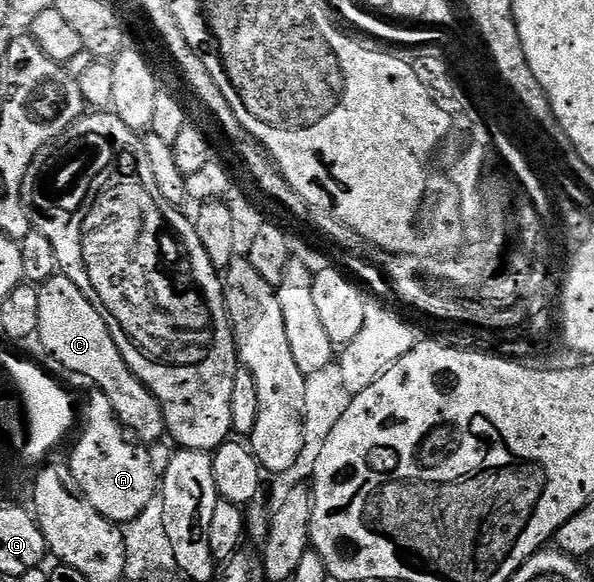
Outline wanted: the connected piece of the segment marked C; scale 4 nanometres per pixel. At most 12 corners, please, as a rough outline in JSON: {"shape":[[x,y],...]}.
{"shape":[[63,274],[38,288],[40,344],[110,398],[135,439],[166,436],[160,403],[102,314]]}

